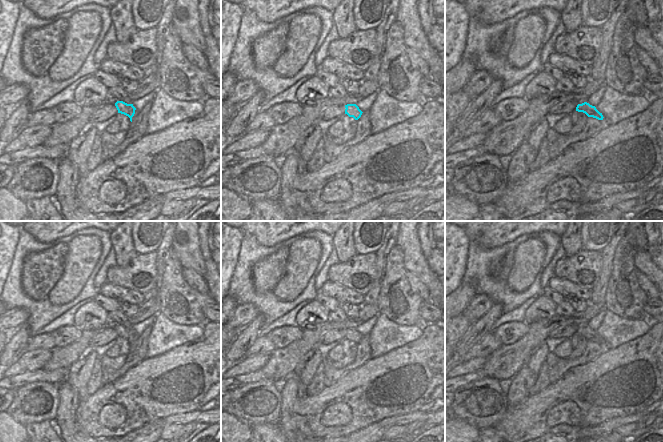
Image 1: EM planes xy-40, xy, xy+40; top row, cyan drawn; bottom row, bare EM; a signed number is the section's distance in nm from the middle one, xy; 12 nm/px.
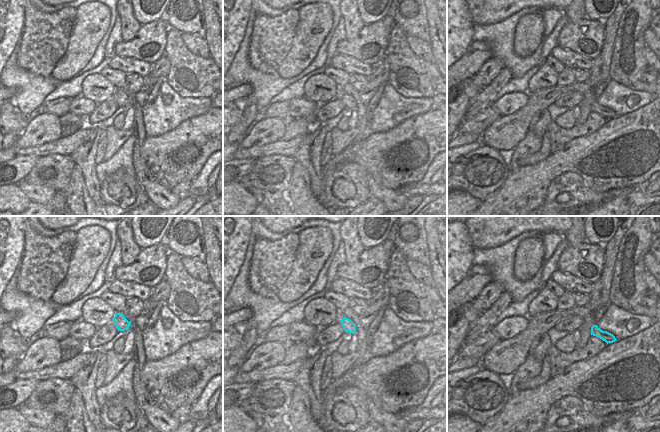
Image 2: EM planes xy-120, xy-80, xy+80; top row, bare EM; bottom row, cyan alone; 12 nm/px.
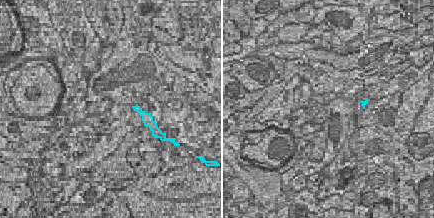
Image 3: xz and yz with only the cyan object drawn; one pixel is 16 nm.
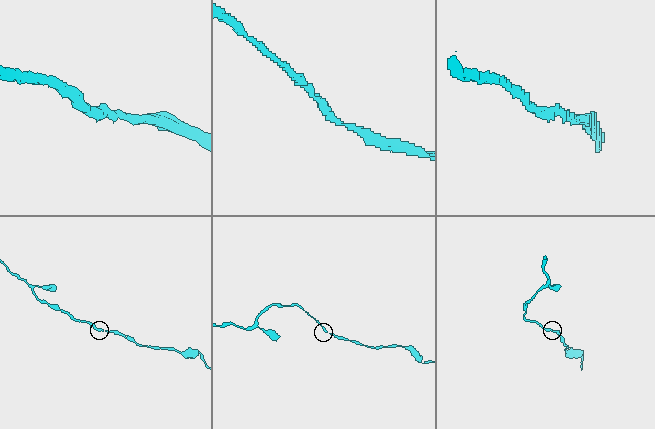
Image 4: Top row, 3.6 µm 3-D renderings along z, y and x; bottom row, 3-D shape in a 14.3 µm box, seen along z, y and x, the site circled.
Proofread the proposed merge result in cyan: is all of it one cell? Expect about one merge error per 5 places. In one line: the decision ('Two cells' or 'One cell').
One cell.

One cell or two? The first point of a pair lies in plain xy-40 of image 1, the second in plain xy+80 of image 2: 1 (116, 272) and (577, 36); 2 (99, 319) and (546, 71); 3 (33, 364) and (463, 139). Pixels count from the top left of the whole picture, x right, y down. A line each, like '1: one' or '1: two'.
1: one
2: one
3: one

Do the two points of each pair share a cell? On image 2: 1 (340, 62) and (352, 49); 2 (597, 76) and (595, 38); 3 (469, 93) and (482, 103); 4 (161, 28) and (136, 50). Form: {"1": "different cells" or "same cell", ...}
{"1": "different cells", "2": "different cells", "3": "different cells", "4": "same cell"}

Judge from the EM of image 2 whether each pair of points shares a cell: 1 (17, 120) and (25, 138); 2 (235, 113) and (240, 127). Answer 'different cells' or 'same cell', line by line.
1: different cells
2: different cells

